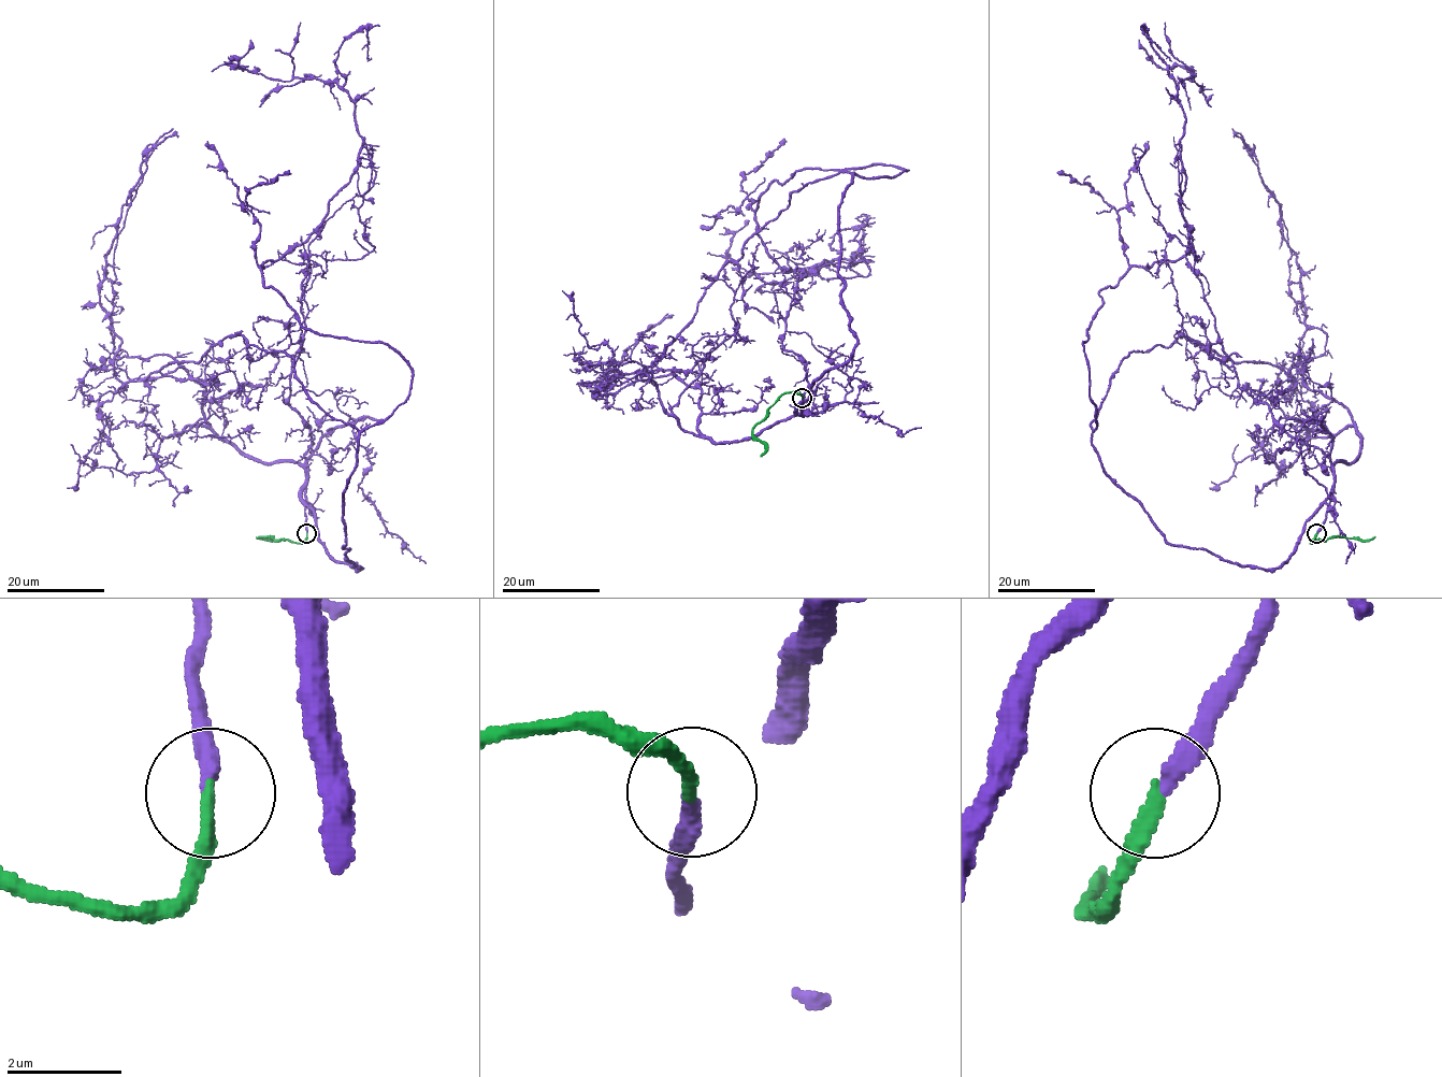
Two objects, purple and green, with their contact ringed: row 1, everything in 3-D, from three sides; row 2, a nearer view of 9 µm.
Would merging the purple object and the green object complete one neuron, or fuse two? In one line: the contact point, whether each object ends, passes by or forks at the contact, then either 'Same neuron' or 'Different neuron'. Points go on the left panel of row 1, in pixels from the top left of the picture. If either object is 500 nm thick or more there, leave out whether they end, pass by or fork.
Place: (306, 533). At the ring purple ends. At the ring green ends. Same neuron

